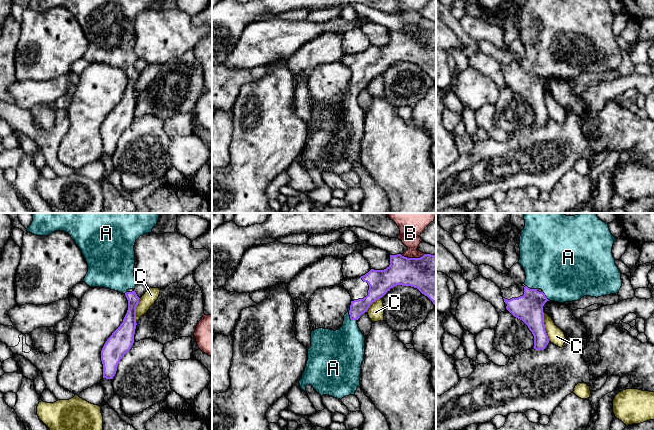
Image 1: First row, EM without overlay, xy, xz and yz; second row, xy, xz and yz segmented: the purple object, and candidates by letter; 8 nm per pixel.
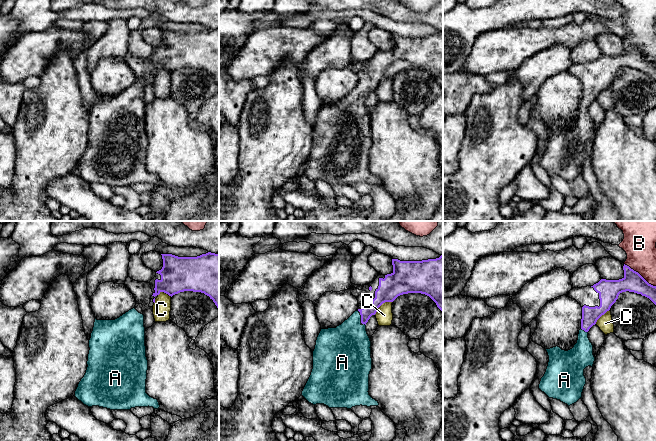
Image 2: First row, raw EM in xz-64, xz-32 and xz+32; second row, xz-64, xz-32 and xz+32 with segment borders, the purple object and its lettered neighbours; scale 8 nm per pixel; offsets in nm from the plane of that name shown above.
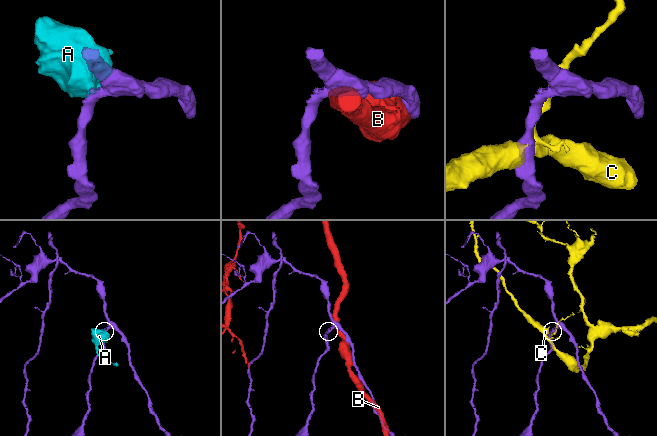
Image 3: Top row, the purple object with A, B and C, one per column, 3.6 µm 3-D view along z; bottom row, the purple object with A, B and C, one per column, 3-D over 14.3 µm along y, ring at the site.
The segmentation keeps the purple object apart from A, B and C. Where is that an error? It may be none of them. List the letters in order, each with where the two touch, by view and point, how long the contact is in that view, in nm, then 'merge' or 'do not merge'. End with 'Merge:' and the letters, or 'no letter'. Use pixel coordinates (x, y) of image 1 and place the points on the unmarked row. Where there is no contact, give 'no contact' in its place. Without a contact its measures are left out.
A: xz (350, 92) | 130 nm | merge
B: xz (412, 34) | 200 nm | do not merge
C: yz (544, 103) | 240 nm | do not merge
Merge: A

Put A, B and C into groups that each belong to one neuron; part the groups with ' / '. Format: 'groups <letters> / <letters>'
groups A / B / C

